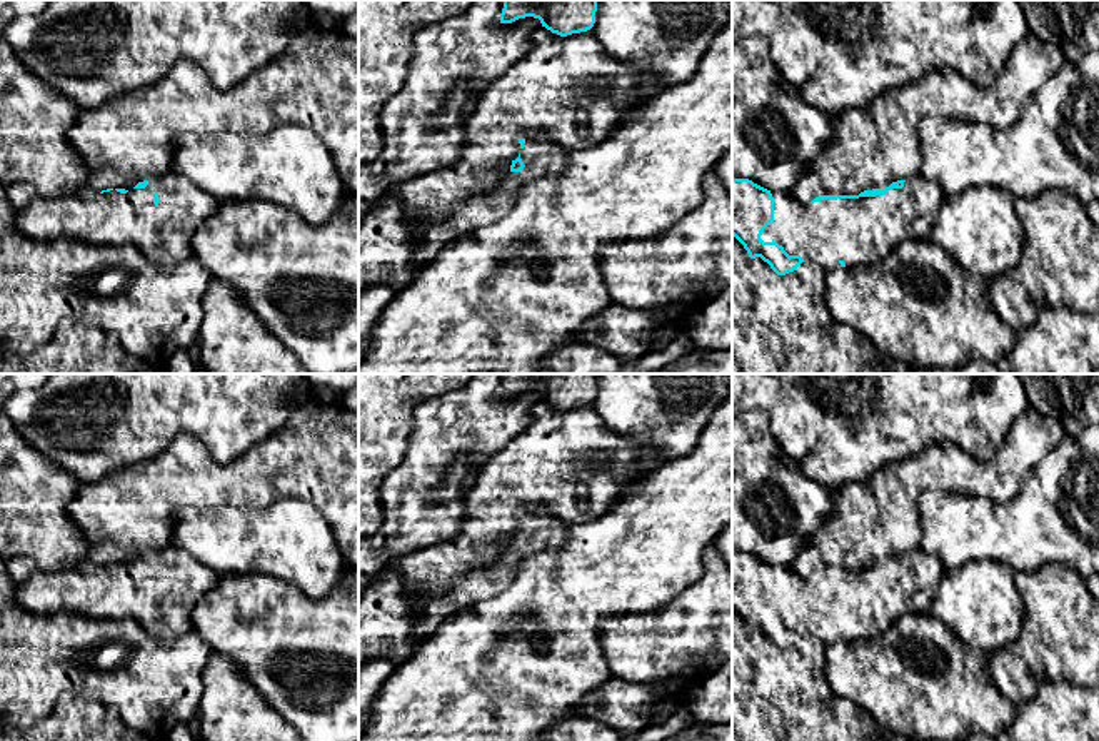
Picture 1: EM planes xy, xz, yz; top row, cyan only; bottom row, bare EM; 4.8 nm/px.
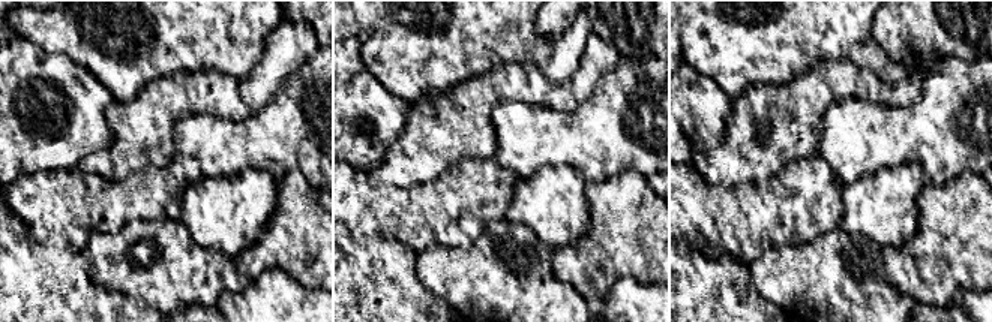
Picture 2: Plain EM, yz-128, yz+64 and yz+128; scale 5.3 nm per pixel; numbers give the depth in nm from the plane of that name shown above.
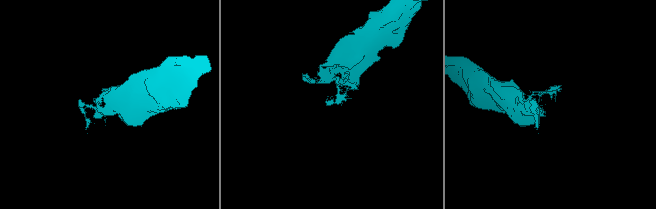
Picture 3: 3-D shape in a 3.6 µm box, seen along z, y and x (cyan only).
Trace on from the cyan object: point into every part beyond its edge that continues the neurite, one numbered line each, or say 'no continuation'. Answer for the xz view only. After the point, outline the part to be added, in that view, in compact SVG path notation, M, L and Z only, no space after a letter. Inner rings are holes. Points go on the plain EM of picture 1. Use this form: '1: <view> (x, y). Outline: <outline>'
1: xz (391, 626). Outline: M545 509L527 511L524 542L509 546L492 564L467 571L440 597L414 604L402 591L400 574L384 567L359 596L359 666L372 659L405 663L417 646L462 607L502 592L529 554L565 544L569 524Z

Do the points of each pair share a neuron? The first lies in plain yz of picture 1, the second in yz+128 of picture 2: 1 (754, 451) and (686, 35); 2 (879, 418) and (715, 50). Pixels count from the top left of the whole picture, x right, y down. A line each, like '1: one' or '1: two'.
1: two
2: one

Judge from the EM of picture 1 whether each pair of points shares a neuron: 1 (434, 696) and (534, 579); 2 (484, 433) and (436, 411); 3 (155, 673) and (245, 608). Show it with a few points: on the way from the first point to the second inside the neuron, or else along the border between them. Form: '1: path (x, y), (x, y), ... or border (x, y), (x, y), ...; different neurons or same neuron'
1: path (462, 668), (487, 643), (489, 633), (514, 608); same neuron
2: path (472, 426), (451, 426), (447, 423); same neuron
3: border (192, 628), (214, 650); different neurons

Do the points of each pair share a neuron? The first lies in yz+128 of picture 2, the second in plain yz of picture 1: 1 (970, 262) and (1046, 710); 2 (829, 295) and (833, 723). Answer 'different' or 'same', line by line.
1: different
2: different

